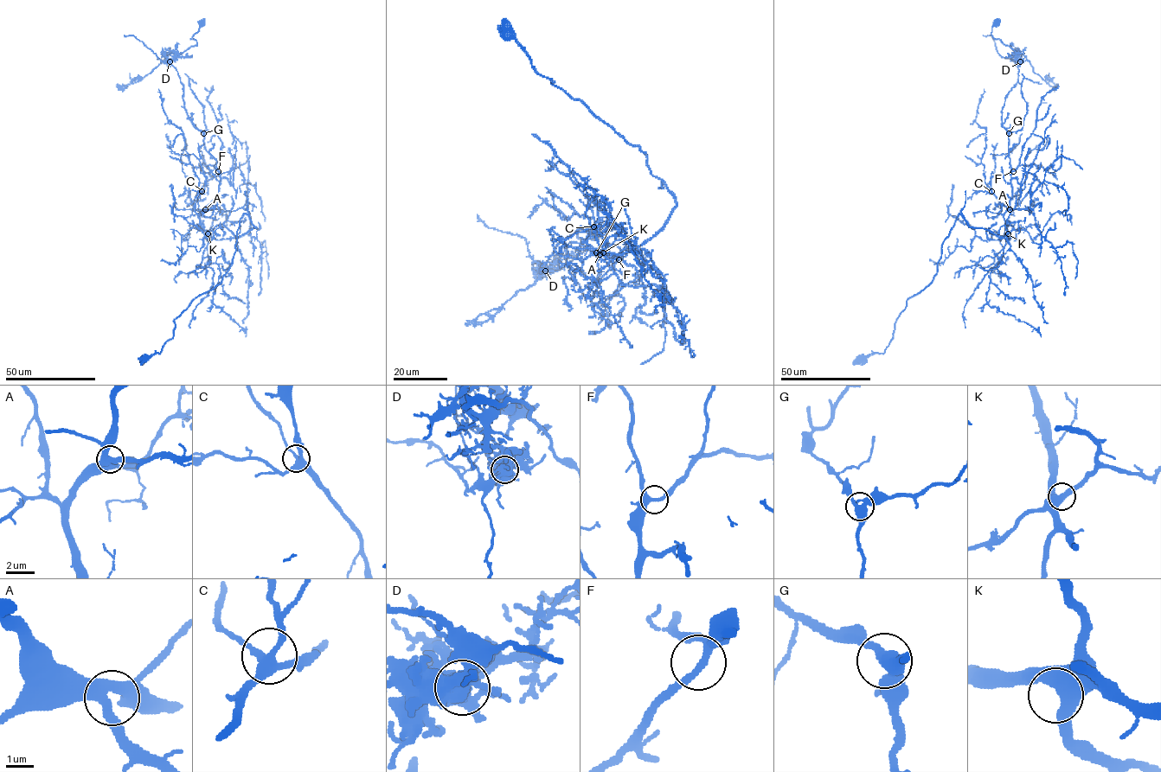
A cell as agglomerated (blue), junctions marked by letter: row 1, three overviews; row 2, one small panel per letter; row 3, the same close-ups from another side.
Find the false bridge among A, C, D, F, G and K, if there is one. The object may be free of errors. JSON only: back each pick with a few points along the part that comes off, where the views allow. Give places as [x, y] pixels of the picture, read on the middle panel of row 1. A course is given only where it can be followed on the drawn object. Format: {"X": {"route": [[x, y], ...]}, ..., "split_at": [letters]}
{"D": {"route": [[546, 271], [533, 285], [520, 290], [498, 309], [483, 313], [472, 322], [486, 322], [504, 309]]}, "split_at": ["D"]}

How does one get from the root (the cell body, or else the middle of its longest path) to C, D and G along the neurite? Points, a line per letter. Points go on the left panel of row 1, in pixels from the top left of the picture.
C: (144, 359), (160, 354), (174, 321), (221, 281), (241, 217), (256, 227), (214, 239), (195, 211), (202, 191)
D: (144, 359), (221, 281), (241, 217), (256, 227), (221, 239), (203, 228), (220, 171), (169, 61)
G: (144, 359), (221, 281), (241, 217), (256, 227), (221, 239), (203, 228), (220, 171), (203, 133)

